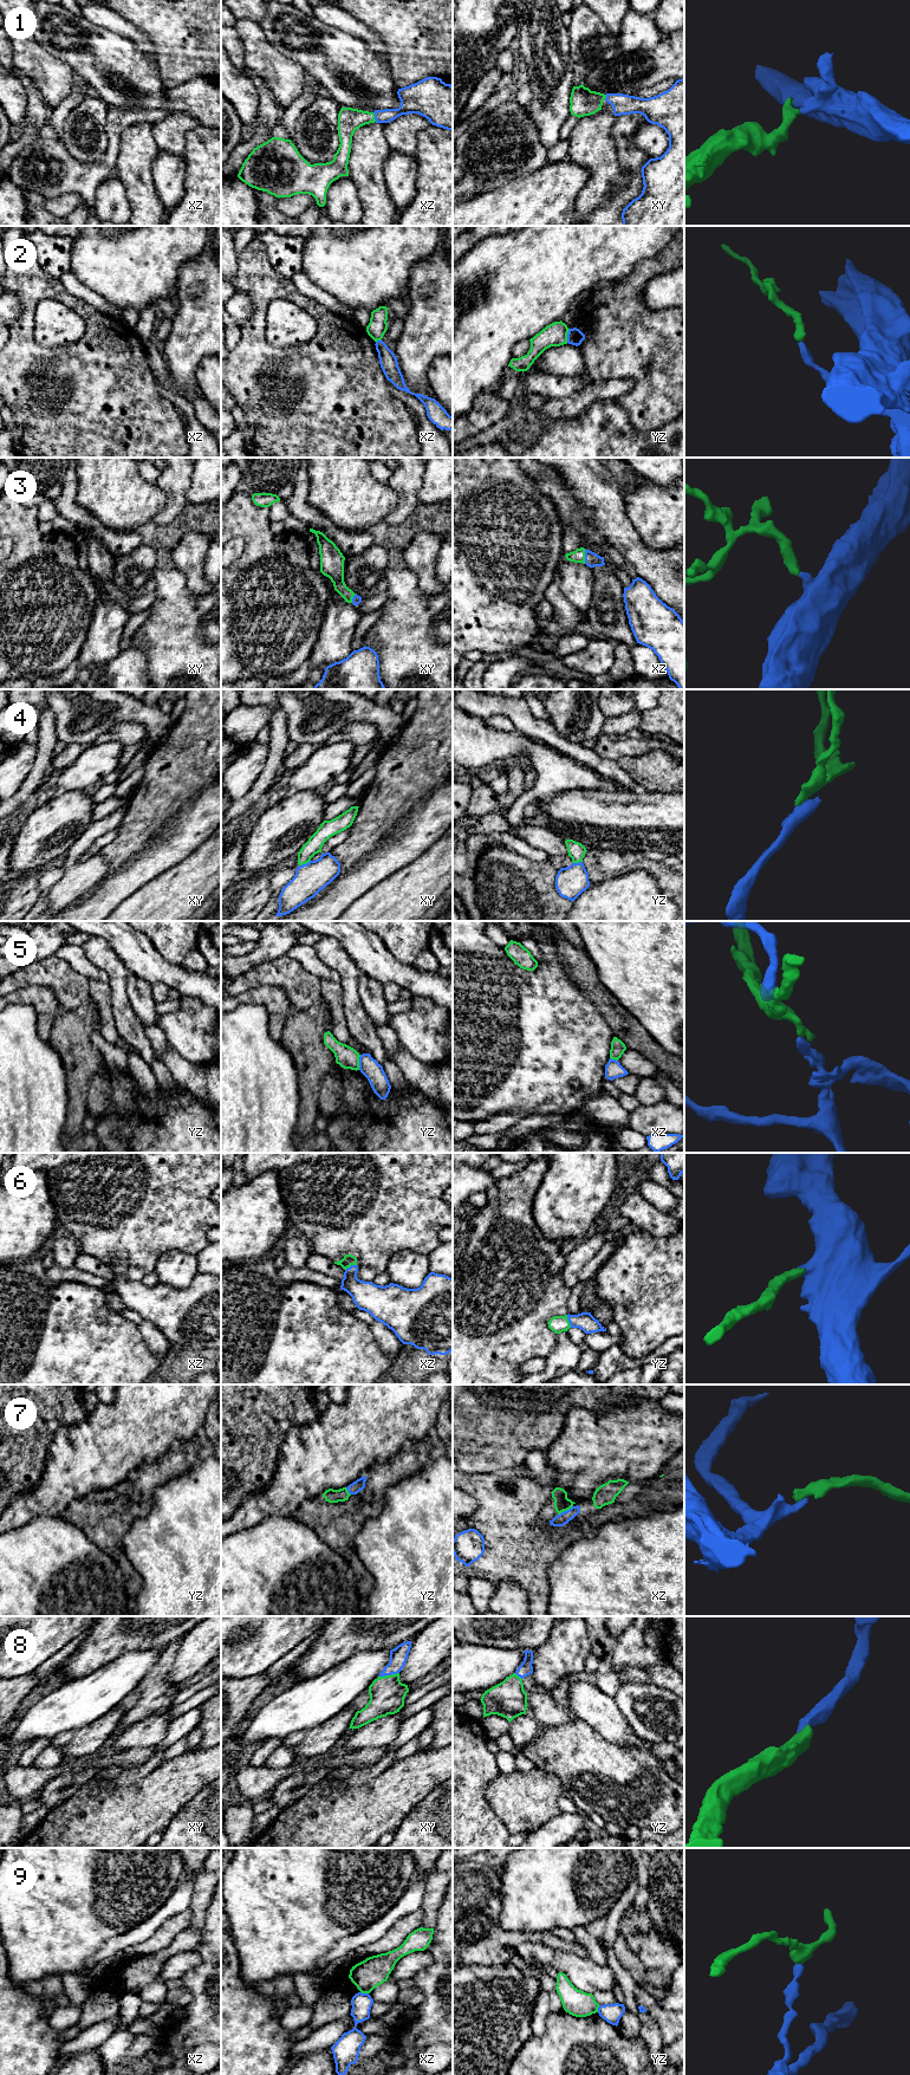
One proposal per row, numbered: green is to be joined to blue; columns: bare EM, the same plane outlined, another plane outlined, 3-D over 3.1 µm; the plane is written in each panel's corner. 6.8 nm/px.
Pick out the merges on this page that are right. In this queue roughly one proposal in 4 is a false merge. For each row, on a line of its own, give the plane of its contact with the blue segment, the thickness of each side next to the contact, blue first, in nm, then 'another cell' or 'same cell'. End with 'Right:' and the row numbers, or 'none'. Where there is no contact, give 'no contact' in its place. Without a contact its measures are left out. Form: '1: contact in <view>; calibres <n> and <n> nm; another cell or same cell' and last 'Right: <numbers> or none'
1: contact in xz; calibres 130 and 160 nm; same cell
2: contact in yz; calibres 110 and 160 nm; another cell
3: contact in xz; calibres 100 and 90 nm; same cell
4: contact in xy; calibres 220 and 110 nm; same cell
5: contact in yz; calibres 130 and 150 nm; another cell
6: contact in yz; calibres 120 and 120 nm; same cell
7: contact in xz; calibres 80 and 110 nm; same cell
8: contact in xy; calibres 120 and 240 nm; same cell
9: contact in xz; calibres 140 and 200 nm; another cell
Right: 1, 3, 4, 6, 7, 8

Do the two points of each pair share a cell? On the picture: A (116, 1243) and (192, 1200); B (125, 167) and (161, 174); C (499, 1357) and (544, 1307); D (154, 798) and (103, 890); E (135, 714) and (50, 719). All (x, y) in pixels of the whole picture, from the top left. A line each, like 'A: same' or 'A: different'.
A: same
B: different
C: same
D: different
E: different

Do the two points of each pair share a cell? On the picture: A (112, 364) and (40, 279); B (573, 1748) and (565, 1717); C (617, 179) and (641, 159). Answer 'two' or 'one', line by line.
A: one
B: two
C: two

